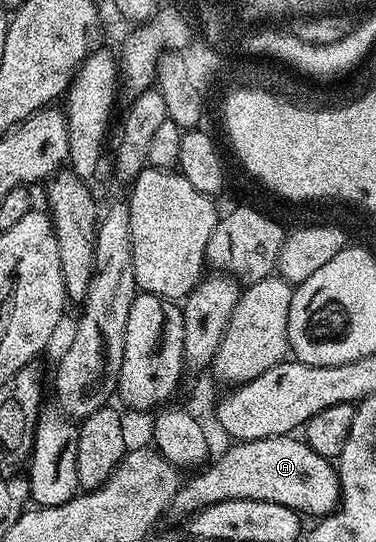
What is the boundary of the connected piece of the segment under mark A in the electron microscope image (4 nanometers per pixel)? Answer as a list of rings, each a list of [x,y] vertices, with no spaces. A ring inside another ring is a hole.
[[[284,434],[230,444],[218,459],[215,457],[198,472],[203,474],[188,478],[178,489],[172,503],[172,514],[186,520],[197,510],[208,508],[220,500],[264,500],[284,504],[284,508],[292,508],[303,515],[334,513],[342,496],[335,463],[324,456],[316,456],[308,443],[296,437]]]

